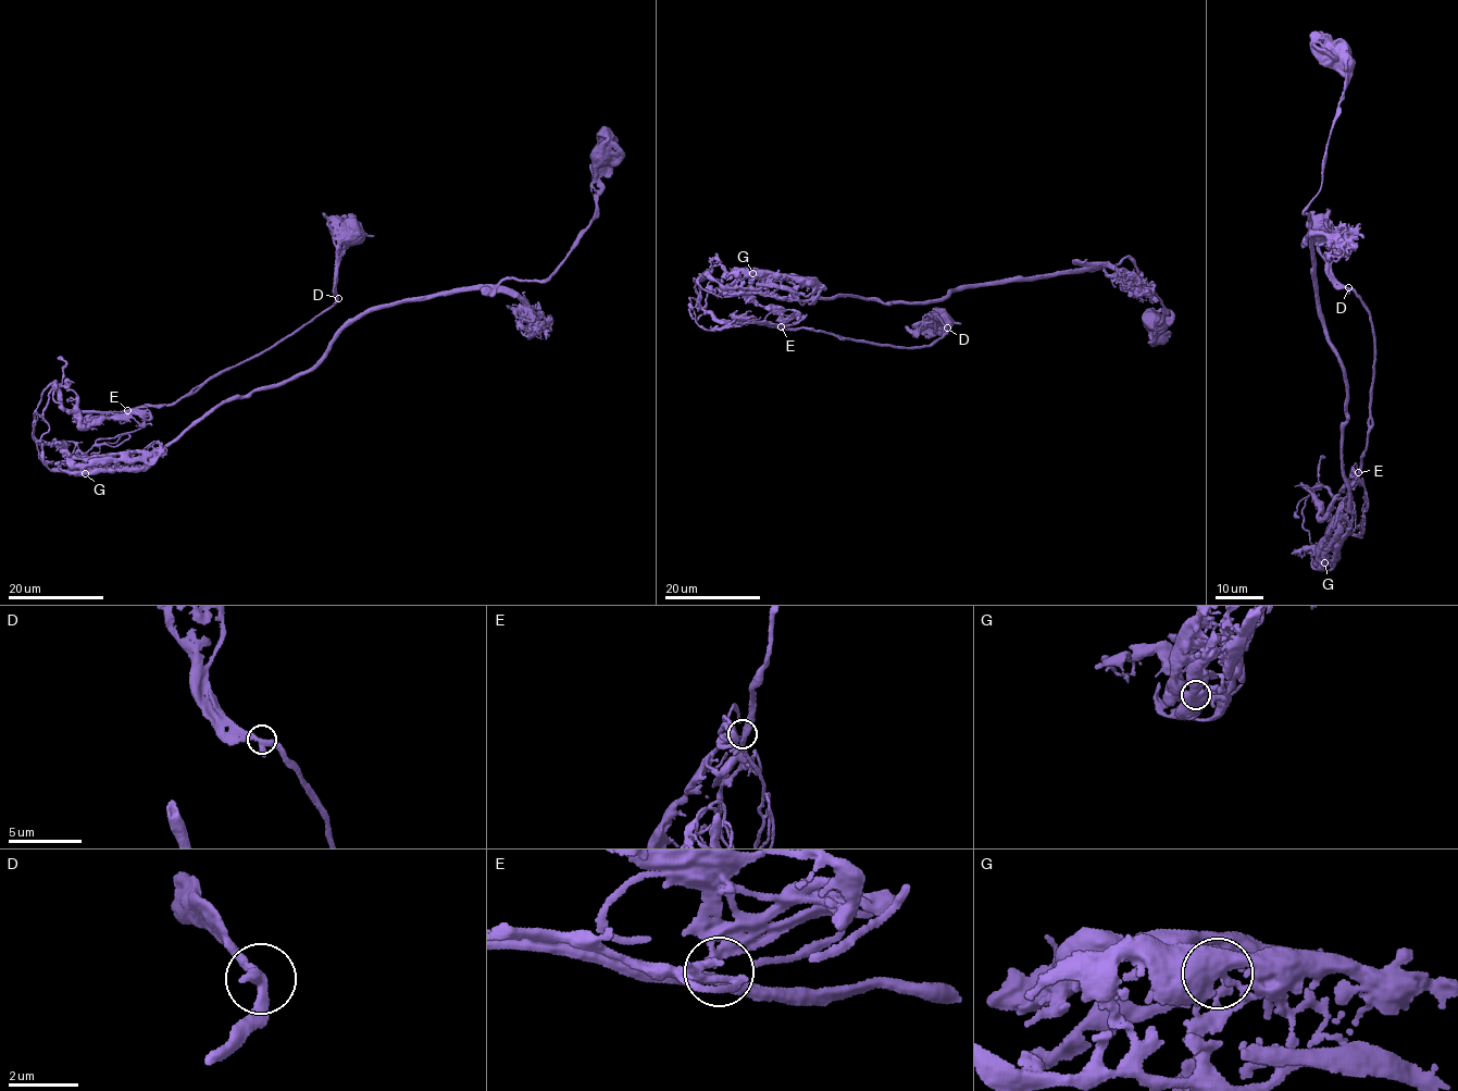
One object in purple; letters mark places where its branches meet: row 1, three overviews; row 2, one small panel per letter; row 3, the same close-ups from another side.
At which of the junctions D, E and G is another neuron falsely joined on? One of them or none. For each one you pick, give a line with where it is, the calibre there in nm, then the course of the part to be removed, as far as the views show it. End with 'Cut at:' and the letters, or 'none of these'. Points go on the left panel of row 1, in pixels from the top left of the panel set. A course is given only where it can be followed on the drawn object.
G: place (85, 473); calibre 600 nm; course (86, 473), (152, 459), (42, 462), (49, 392), (70, 409), (172, 406), (270, 350), (337, 300), (322, 213)
Cut at: G

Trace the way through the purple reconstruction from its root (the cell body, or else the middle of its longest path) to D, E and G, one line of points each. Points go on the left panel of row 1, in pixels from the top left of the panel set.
D: (601, 158), (545, 280), (370, 309), (142, 457), (42, 462), (54, 386), (172, 406), (338, 299)
E: (601, 158), (545, 280), (370, 309), (142, 457), (42, 462), (54, 386), (127, 410)
G: (601, 158), (596, 218), (545, 280), (503, 279), (370, 309), (308, 370), (222, 400), (126, 466), (86, 473)

